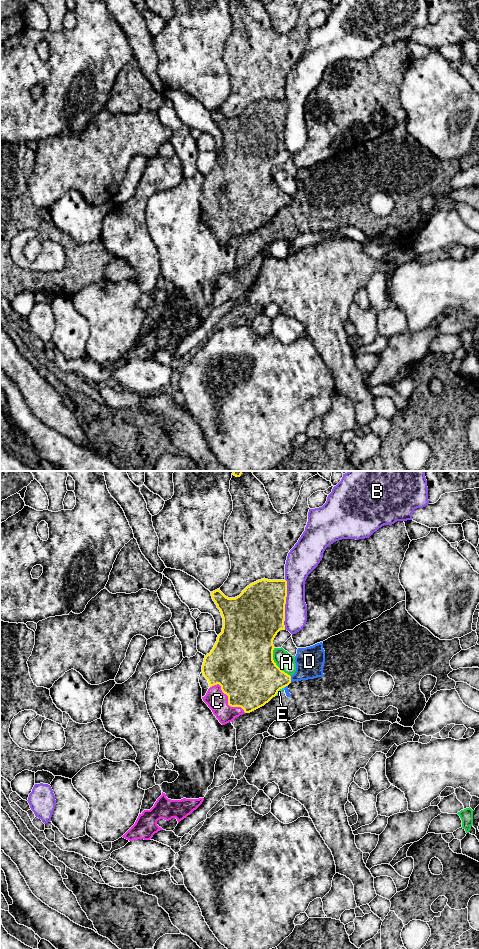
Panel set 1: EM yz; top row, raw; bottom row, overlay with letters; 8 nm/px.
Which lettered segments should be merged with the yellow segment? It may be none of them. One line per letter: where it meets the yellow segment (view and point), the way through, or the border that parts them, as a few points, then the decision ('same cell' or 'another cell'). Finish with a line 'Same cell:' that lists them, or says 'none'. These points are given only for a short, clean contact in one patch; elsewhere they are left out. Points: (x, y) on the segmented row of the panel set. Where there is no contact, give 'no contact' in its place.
A: yz (275, 663) | another cell
B: yz (285, 603) | another cell
C: yz (228, 699) | across yz (248, 675), (236, 687), (228, 699), (219, 699), (217, 701) | same cell
D: yz (290, 679) | along yz (290, 676), (291, 681) | another cell
E: yz (279, 689) | along yz (284, 686), (275, 695) | another cell
Same cell: C

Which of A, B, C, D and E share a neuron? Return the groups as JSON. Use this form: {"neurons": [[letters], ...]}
{"neurons": [["A"], ["B"], ["C"], ["D", "E"]]}

